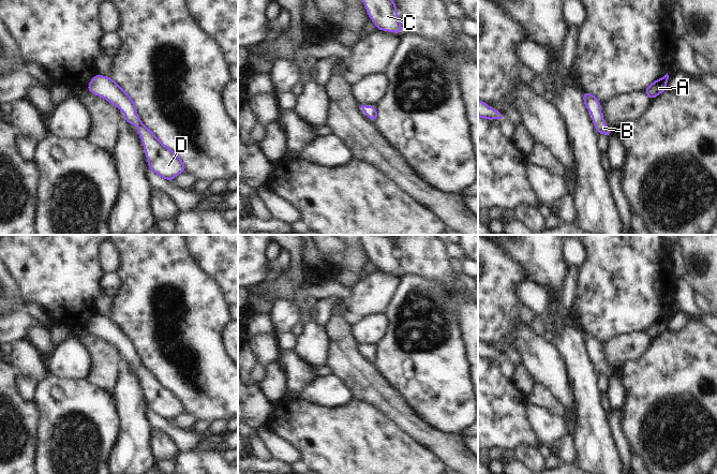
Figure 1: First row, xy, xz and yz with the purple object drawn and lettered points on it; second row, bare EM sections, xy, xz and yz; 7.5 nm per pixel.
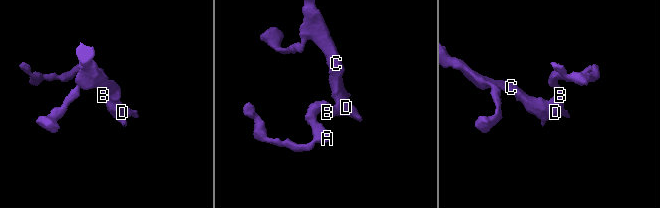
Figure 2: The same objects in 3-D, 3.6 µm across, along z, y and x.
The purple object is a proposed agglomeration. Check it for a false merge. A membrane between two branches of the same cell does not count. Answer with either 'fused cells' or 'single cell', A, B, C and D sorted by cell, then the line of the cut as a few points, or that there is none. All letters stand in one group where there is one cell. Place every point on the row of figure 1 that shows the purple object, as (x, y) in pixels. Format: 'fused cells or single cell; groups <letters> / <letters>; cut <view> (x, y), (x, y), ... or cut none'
single cell; groups A B C D; cut none

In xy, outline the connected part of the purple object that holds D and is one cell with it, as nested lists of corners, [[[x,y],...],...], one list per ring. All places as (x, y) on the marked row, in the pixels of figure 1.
[[[96,74],[90,80],[87,89],[121,109],[124,113],[125,122],[132,123],[138,129],[148,167],[154,174],[171,181],[180,173],[185,172],[183,161],[144,125],[136,112],[134,101],[113,78]]]

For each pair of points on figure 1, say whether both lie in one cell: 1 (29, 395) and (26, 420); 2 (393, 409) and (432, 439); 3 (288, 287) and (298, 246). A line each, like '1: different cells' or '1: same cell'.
1: different cells
2: same cell
3: same cell

